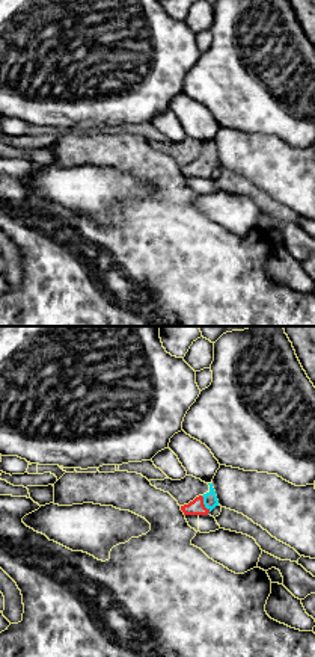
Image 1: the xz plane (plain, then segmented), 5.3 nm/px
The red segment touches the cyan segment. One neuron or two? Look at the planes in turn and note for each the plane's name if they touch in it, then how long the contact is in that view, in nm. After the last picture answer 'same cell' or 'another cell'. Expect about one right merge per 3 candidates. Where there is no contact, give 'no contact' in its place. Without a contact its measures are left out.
meets red in xz; contact 110 nm long

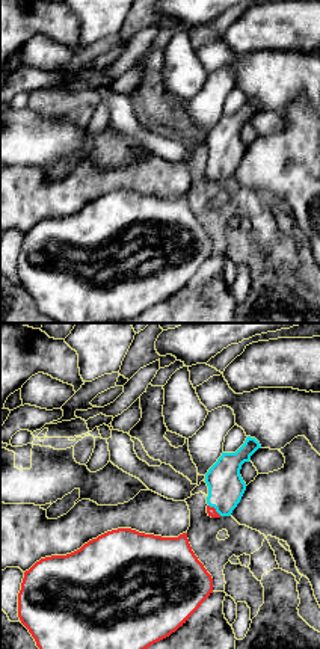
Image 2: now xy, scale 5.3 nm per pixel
meets red in xy; contact 90 nm long

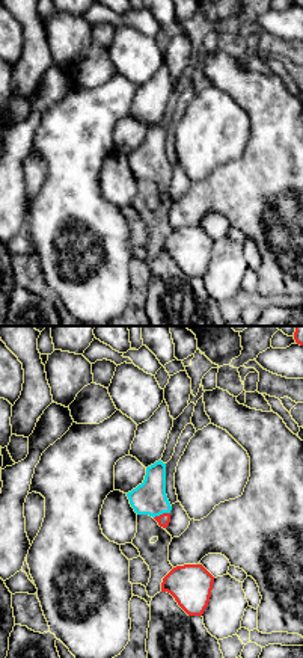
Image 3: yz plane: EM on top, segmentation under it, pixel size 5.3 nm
meets red in yz; contact 90 nm long

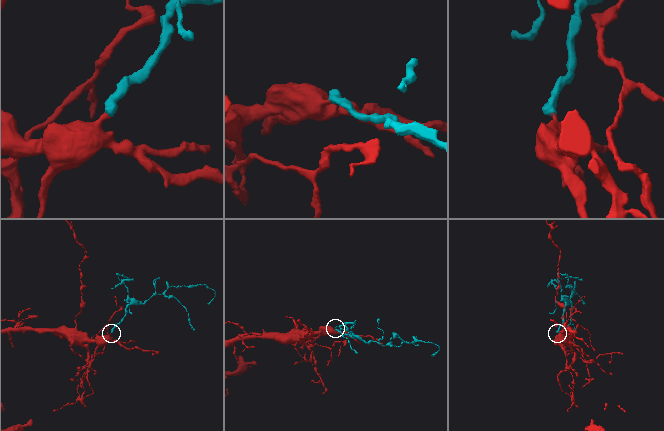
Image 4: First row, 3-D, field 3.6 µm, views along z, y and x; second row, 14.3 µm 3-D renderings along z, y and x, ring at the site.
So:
same cell

